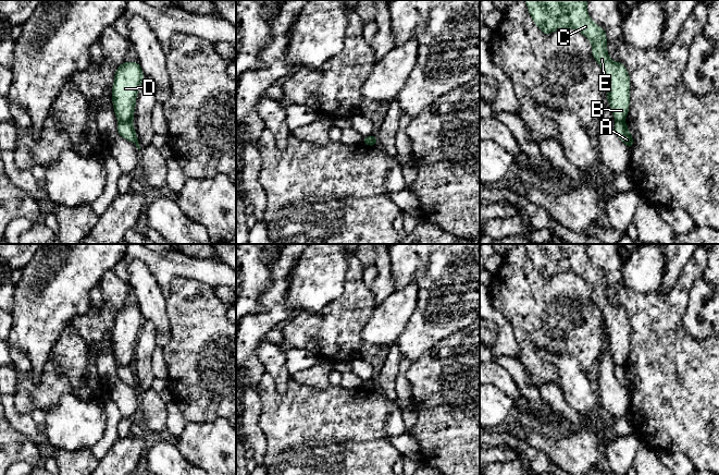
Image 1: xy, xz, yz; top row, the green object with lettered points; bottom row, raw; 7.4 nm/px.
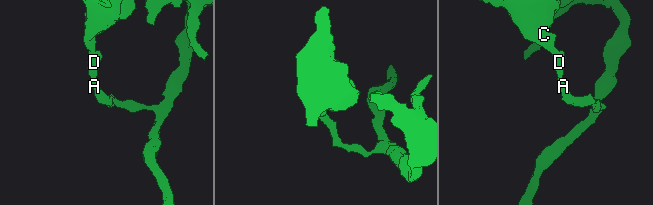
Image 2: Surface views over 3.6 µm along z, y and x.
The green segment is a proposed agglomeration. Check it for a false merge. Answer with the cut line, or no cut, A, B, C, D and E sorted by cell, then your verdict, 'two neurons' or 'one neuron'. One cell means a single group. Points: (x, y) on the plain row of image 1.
xy (120, 364), (132, 365) | A / B C D E | two neurons

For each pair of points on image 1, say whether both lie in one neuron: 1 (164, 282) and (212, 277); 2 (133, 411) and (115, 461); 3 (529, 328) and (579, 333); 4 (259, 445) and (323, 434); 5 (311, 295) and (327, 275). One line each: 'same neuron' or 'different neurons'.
1: same neuron
2: different neurons
3: same neuron
4: different neurons
5: same neuron

